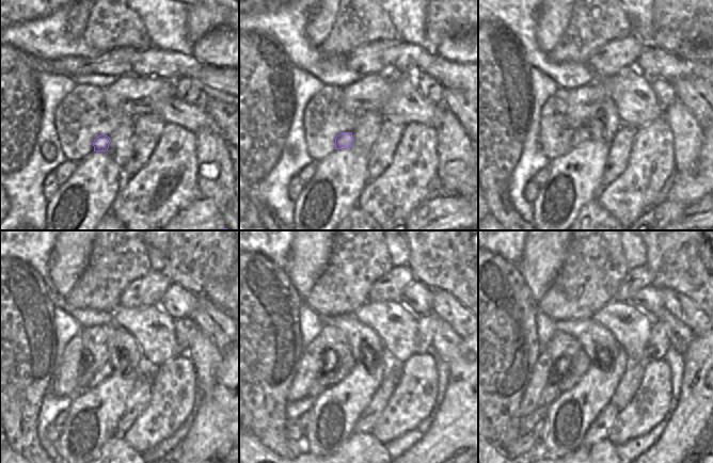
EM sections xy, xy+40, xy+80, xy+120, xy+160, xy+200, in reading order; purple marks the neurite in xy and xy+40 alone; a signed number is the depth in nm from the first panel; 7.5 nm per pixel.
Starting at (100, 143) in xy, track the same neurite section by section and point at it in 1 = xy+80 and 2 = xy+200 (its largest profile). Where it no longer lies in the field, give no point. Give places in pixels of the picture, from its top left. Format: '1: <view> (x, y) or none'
1: xy+80 (582, 134)
2: xy+200 (580, 364)

